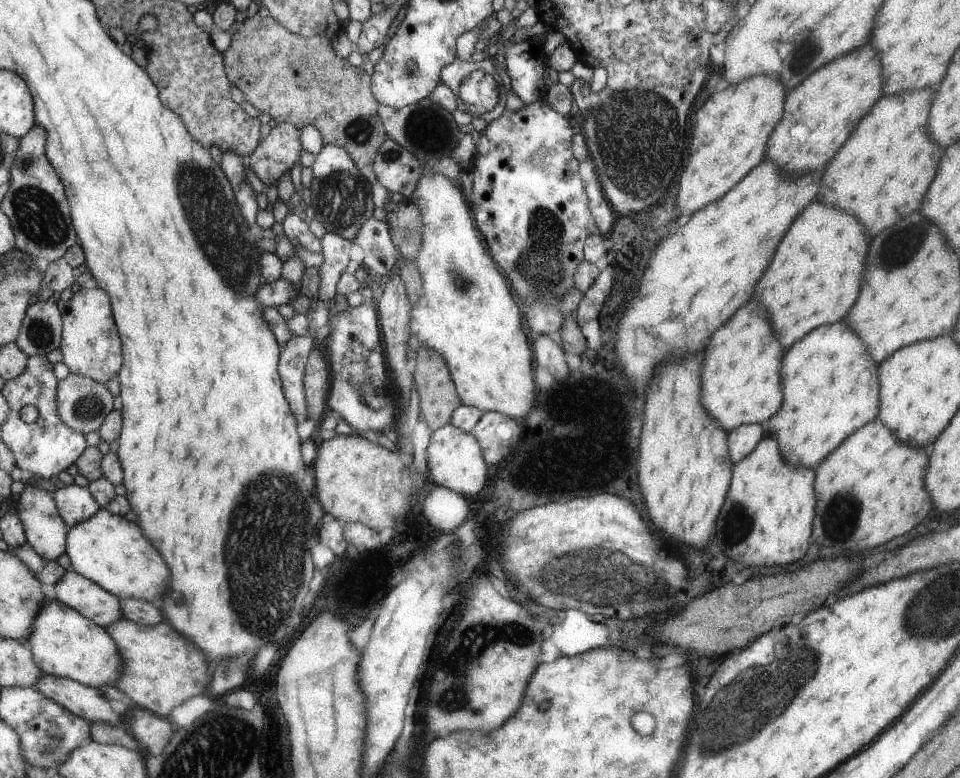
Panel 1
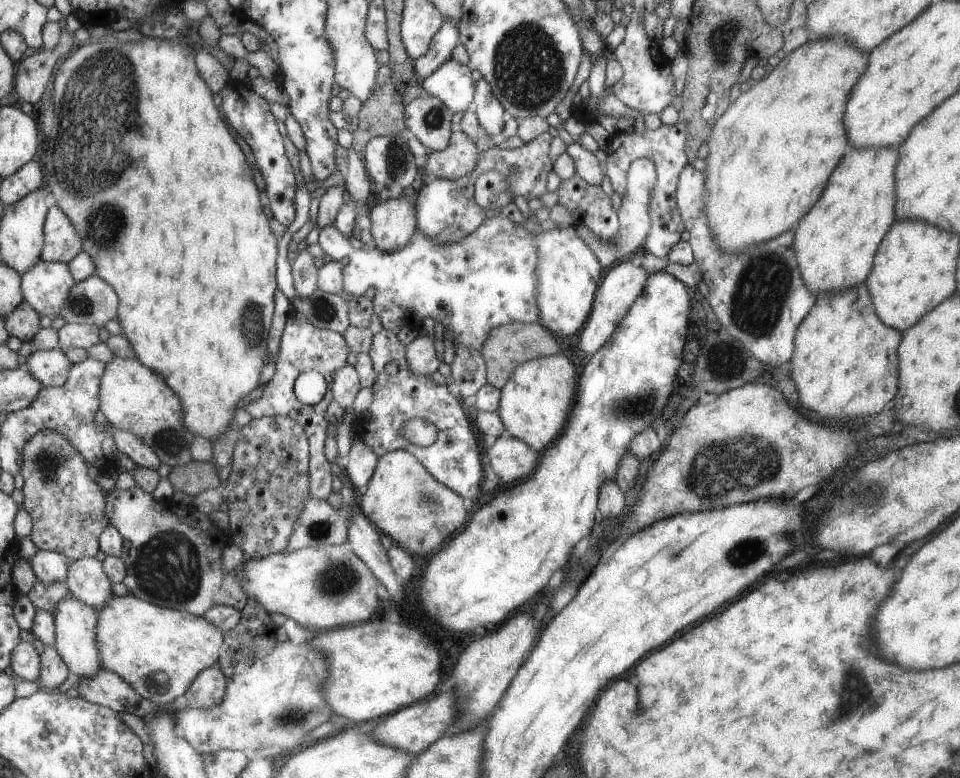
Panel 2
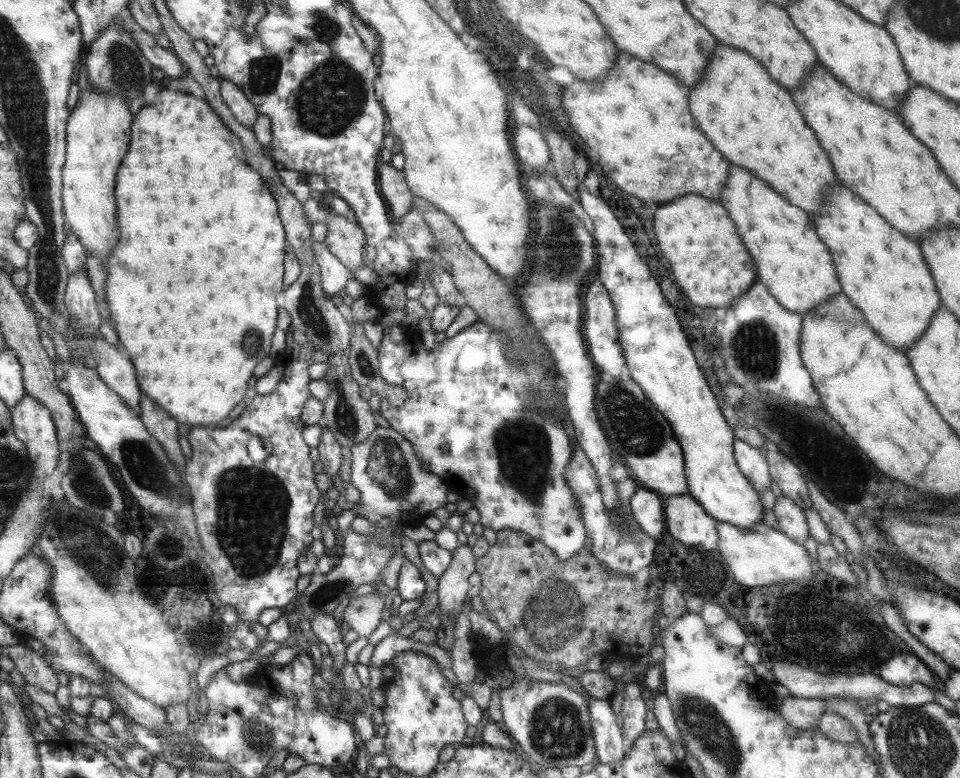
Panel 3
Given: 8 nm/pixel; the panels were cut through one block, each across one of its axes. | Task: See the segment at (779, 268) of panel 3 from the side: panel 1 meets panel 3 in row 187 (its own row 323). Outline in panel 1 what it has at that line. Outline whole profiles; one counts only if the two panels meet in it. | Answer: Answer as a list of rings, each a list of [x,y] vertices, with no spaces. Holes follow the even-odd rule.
[[[747,302],[747,306],[739,310],[739,314],[731,316],[731,322],[727,320],[727,326],[719,326],[717,330],[714,330],[710,336],[710,344],[704,347],[701,404],[703,410],[715,422],[719,422],[719,426],[727,432],[743,424],[763,425],[768,418],[773,417],[782,408],[783,386],[779,370],[782,369],[782,360],[786,351],[783,352],[783,348],[777,344],[771,332],[774,332],[774,328],[769,326],[763,306],[757,304],[757,312],[755,312],[755,304]]]

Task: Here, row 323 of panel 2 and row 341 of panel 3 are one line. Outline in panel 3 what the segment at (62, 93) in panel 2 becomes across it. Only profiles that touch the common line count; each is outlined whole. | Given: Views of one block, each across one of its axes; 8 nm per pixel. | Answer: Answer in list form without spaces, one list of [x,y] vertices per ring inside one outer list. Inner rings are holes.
[[[170,85],[160,89],[155,97],[145,104],[147,106],[143,106],[139,114],[135,114],[131,152],[127,154],[127,160],[123,160],[119,169],[117,200],[119,200],[119,226],[123,236],[119,238],[119,244],[115,246],[110,260],[105,265],[108,269],[106,302],[119,341],[135,364],[136,384],[145,396],[151,398],[155,406],[163,408],[177,424],[187,424],[191,427],[217,426],[217,422],[227,418],[229,410],[243,398],[245,390],[248,389],[247,380],[252,378],[251,370],[255,368],[255,364],[268,356],[271,334],[275,330],[275,318],[277,318],[275,294],[281,292],[285,226],[277,218],[277,206],[273,194],[267,188],[262,176],[250,167],[239,138],[225,124],[221,124],[222,119],[213,112],[204,98],[181,94],[176,90],[176,85]]]

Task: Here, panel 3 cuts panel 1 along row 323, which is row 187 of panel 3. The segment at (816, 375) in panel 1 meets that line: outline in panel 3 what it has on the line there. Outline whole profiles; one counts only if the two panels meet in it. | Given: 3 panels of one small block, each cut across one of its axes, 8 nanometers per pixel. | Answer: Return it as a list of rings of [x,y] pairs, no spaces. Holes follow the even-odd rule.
[[[839,183],[827,192],[823,198],[823,212],[817,214],[817,218],[810,214],[810,218],[818,237],[835,258],[833,262],[842,291],[863,311],[882,340],[905,354],[905,350],[923,335],[941,304],[937,285],[915,241],[893,230],[876,209],[843,186]]]

